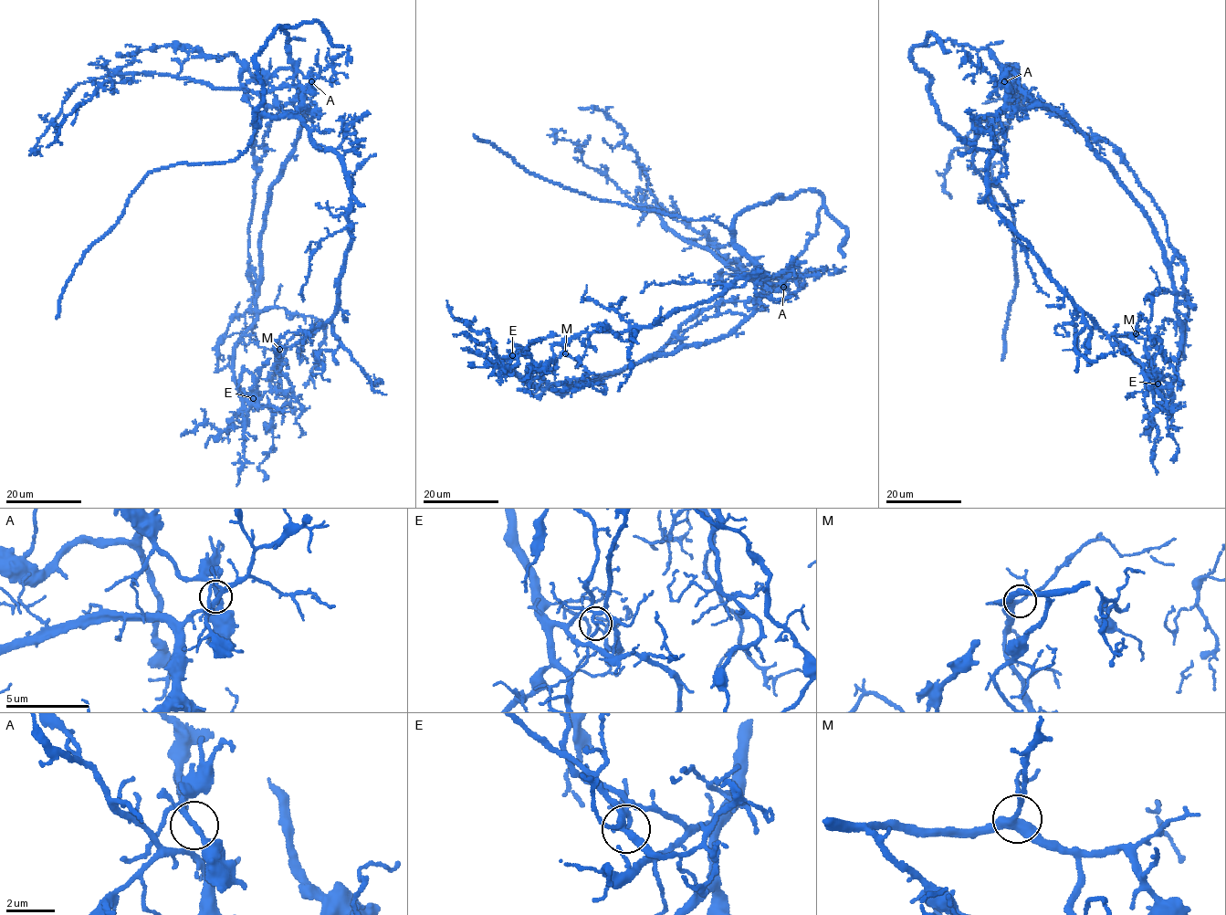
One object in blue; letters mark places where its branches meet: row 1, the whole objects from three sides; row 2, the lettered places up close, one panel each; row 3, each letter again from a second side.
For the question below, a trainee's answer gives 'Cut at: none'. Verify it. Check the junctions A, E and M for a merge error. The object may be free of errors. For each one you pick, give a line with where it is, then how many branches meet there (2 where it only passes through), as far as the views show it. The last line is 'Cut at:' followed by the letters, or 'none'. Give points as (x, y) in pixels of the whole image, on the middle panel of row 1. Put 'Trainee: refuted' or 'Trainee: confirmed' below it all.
E: place (512, 355); branches 4
Cut at: E
Trainee: refuted

